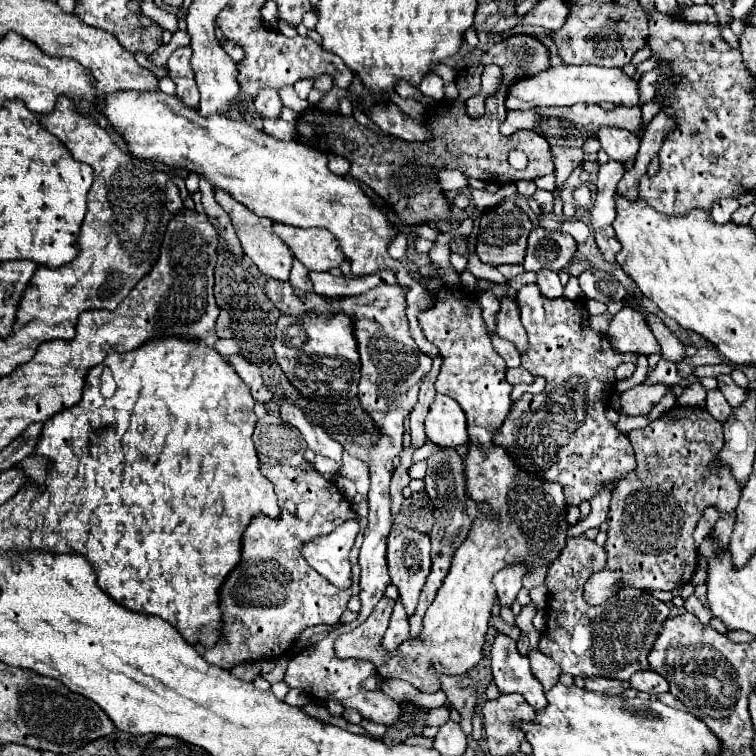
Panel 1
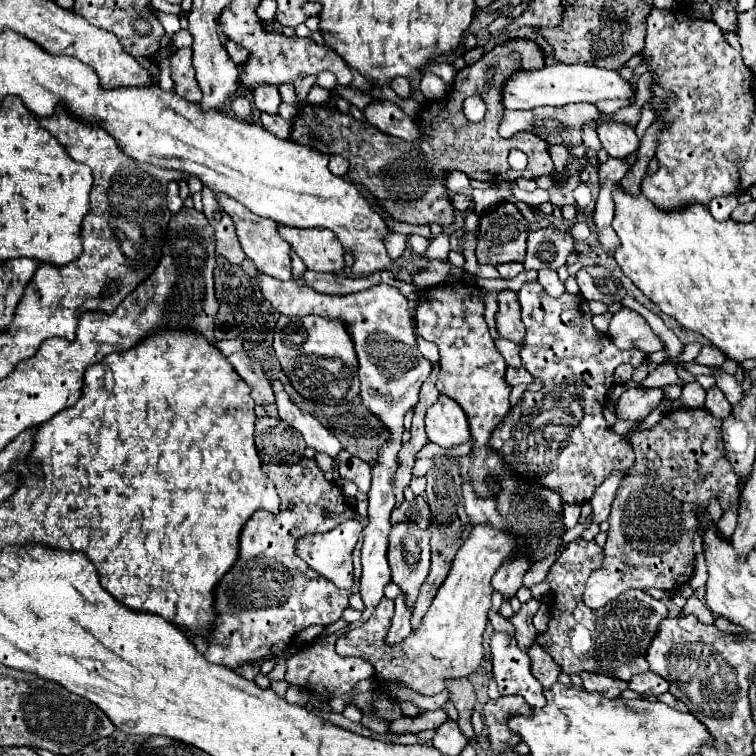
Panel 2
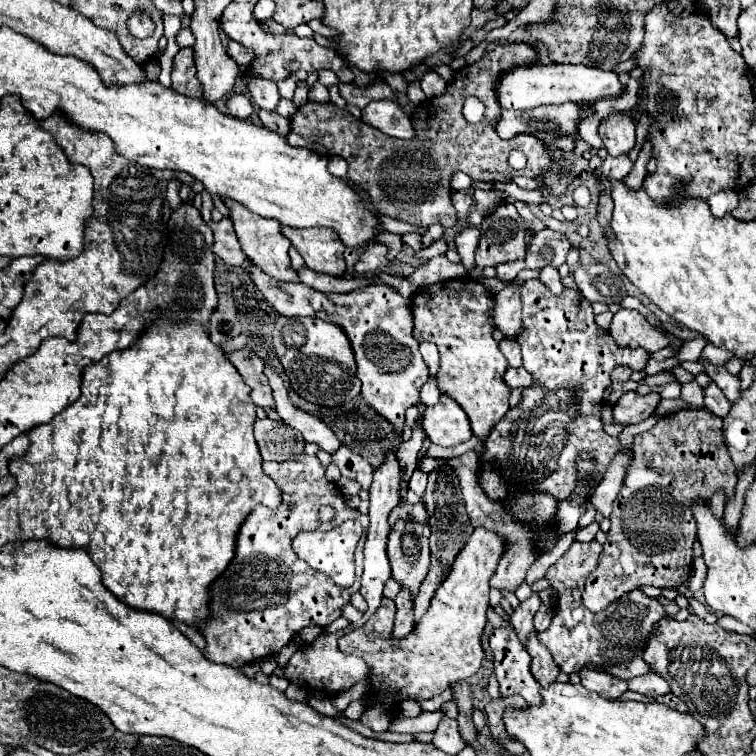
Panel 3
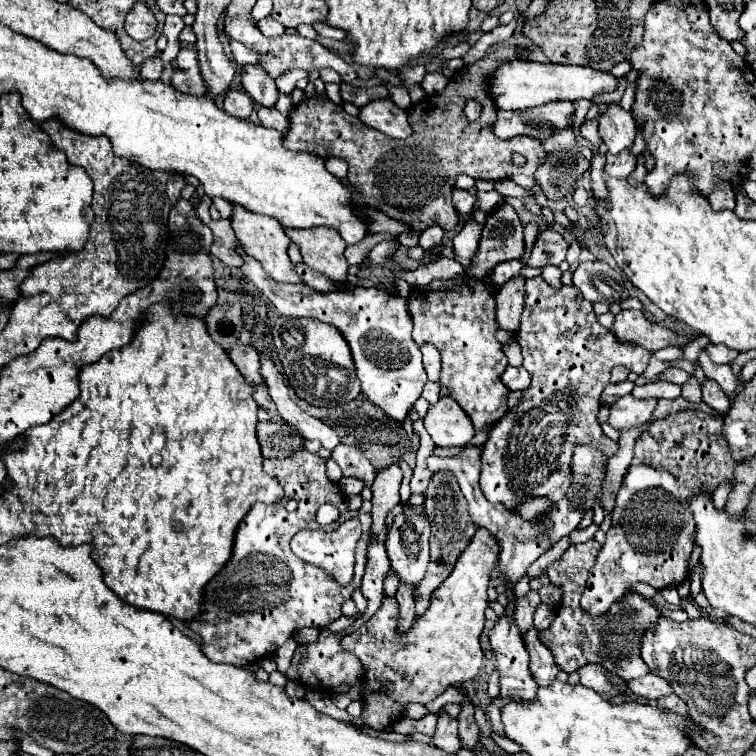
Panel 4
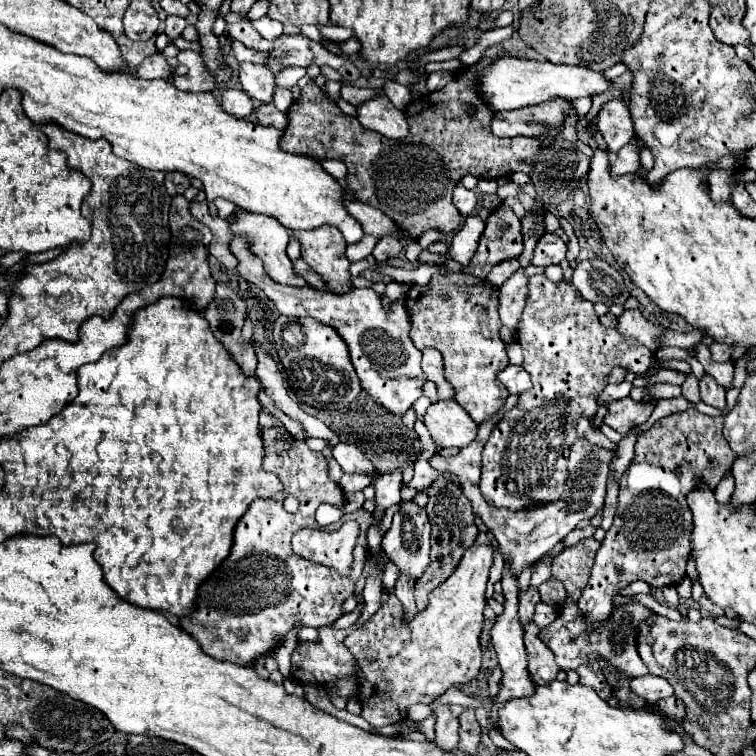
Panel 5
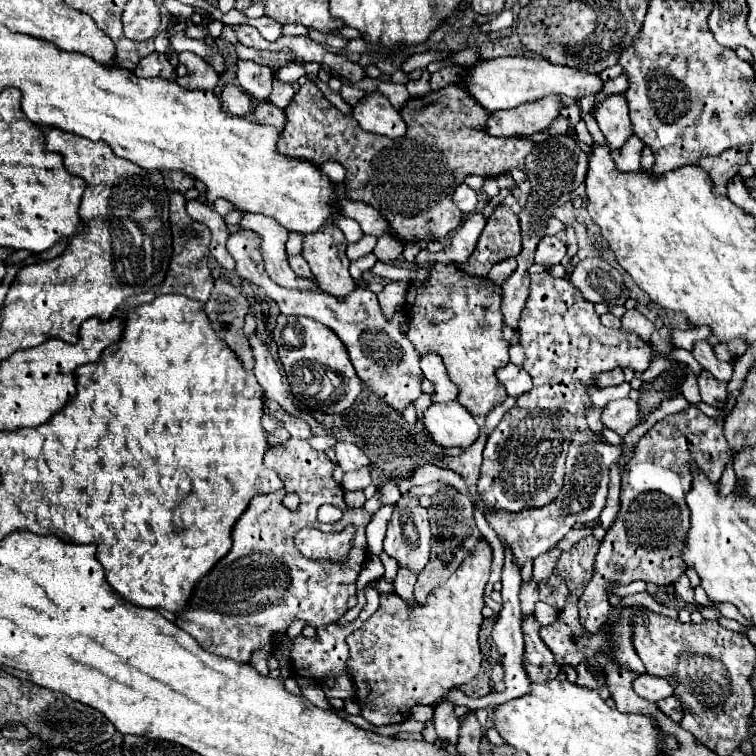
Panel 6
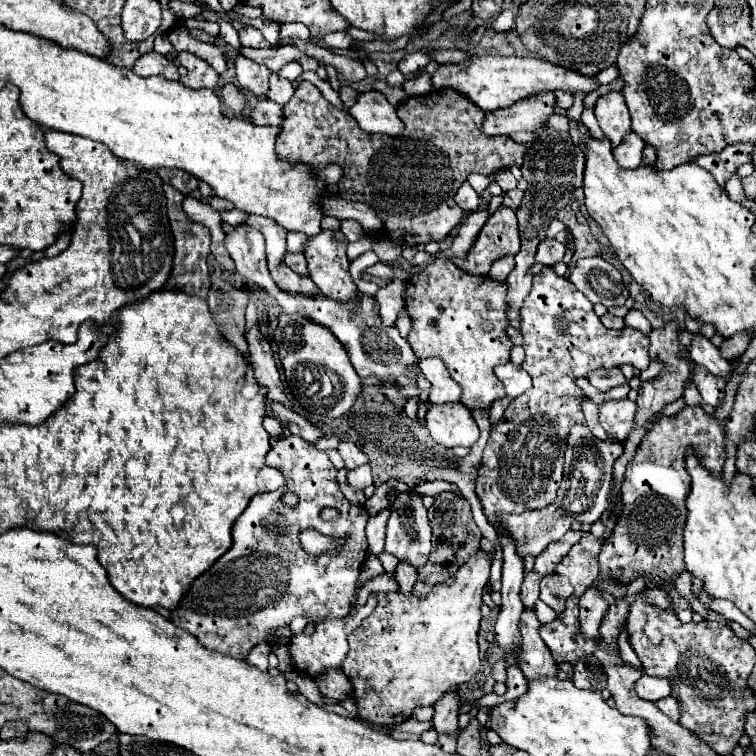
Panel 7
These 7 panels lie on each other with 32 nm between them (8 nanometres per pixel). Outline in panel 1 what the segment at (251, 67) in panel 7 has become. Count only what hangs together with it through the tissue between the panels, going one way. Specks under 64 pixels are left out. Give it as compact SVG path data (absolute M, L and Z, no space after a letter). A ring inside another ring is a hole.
M272 88L260 90L258 96L254 98L254 106L260 116L280 116L282 100L278 96L278 90L272 90Z

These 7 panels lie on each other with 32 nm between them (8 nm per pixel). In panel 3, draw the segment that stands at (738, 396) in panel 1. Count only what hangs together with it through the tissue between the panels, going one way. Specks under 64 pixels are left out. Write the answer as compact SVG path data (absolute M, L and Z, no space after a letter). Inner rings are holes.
M702 360L702 366L704 366L704 372L720 386L720 390L726 394L730 402L734 402L740 396L740 378L732 376L726 370L726 366L714 366L708 360Z

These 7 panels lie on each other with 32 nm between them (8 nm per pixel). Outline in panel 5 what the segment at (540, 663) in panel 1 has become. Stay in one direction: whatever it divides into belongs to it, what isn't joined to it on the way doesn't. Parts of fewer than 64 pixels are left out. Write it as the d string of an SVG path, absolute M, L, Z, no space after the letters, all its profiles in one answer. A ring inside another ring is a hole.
M530 620L524 624L524 644L526 644L526 656L528 656L528 672L536 684L548 684L548 680L554 680L560 672L550 648L538 638L540 628Z

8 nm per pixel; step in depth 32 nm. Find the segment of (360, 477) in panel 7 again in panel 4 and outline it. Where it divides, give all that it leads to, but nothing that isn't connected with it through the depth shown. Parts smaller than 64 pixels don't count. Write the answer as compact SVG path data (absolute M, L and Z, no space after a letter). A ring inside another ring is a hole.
M342 476L342 480L338 482L340 484L340 488L342 488L342 492L348 496L348 494L358 494L358 492L362 492L362 488L366 486L362 480L358 480L358 478L354 478L354 476Z

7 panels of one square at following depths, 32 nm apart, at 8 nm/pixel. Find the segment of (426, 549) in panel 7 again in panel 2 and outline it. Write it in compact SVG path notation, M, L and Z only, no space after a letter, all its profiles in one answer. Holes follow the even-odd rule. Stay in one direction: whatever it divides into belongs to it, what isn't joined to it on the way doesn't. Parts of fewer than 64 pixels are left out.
M398 522L390 530L388 562L392 580L406 594L408 608L414 608L420 584L430 570L430 530L422 530L412 522Z

